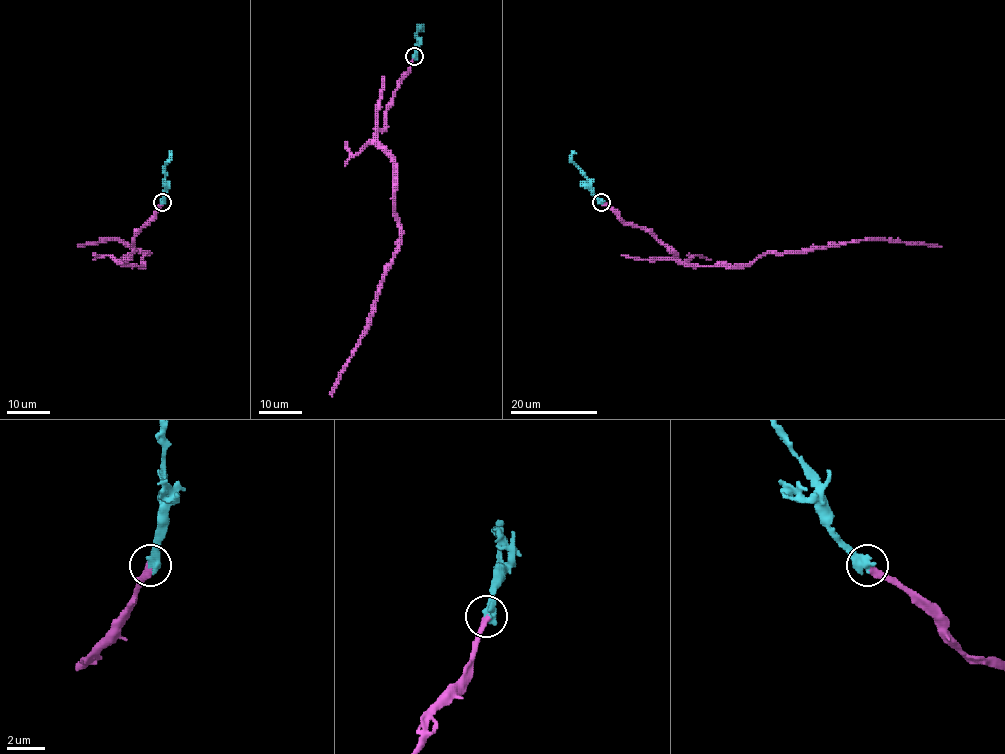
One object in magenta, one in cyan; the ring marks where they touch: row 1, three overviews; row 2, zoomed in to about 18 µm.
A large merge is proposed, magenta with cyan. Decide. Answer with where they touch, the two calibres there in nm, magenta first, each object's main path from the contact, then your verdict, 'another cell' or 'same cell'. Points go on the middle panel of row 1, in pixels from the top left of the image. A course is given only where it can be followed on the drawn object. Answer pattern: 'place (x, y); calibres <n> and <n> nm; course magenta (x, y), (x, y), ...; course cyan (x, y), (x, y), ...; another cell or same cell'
place (414, 56); calibres 320 and 500 nm; course magenta (414, 56), (377, 133), (394, 167), (399, 249), (371, 325), (331, 396); course cyan (414, 56), (417, 30), (421, 28); same cell

